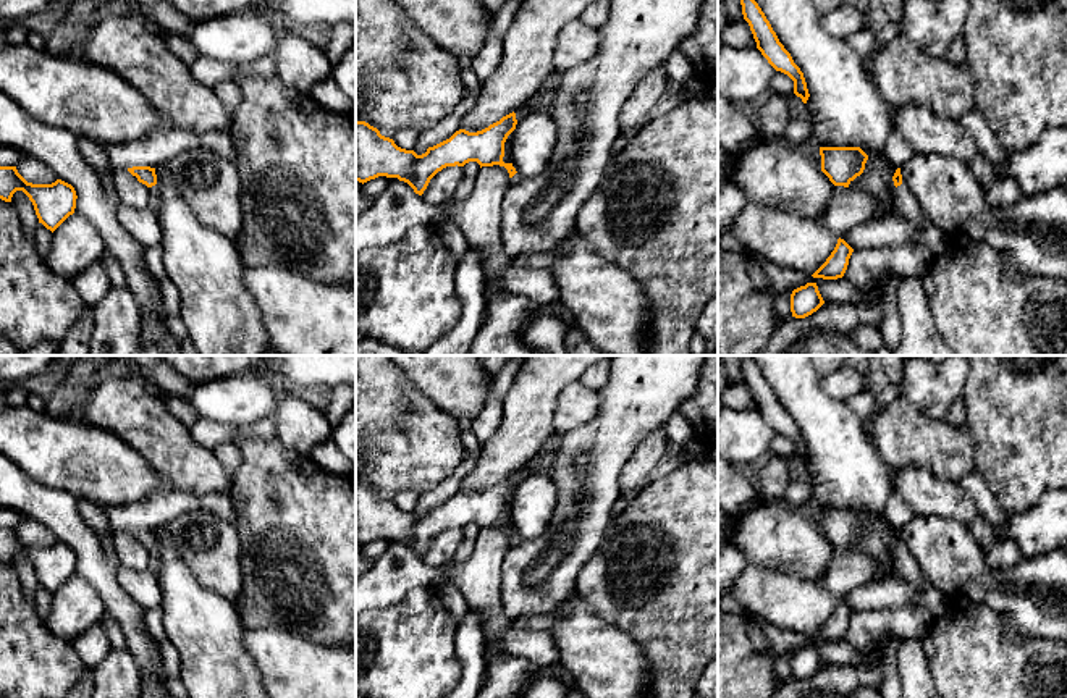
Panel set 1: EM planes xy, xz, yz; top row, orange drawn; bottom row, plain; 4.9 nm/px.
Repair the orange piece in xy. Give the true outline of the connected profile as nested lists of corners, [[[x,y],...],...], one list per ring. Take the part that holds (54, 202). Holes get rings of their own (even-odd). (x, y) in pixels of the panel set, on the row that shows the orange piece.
[[[0,166],[0,199],[11,202],[16,191],[29,197],[39,223],[52,233],[74,213],[78,196],[71,184],[61,179],[52,184],[32,184],[18,173],[16,166]]]

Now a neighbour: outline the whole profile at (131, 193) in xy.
[[[115,170],[113,183],[121,205],[144,210],[150,207],[150,191],[128,170]]]

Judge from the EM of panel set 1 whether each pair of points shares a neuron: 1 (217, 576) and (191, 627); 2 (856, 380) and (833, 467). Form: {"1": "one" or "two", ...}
{"1": "two", "2": "two"}

